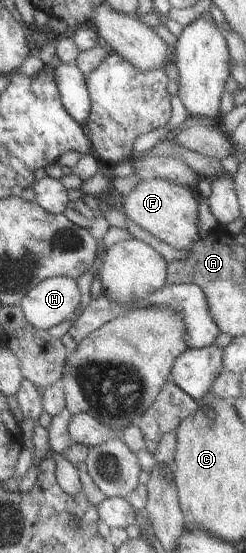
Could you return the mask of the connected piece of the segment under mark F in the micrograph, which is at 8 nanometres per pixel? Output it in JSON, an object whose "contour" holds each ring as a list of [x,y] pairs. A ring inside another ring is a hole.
{"contour":[[[147,178],[124,195],[122,213],[126,221],[132,221],[142,231],[150,233],[174,249],[190,249],[198,237],[198,201],[192,189],[162,178]]]}

